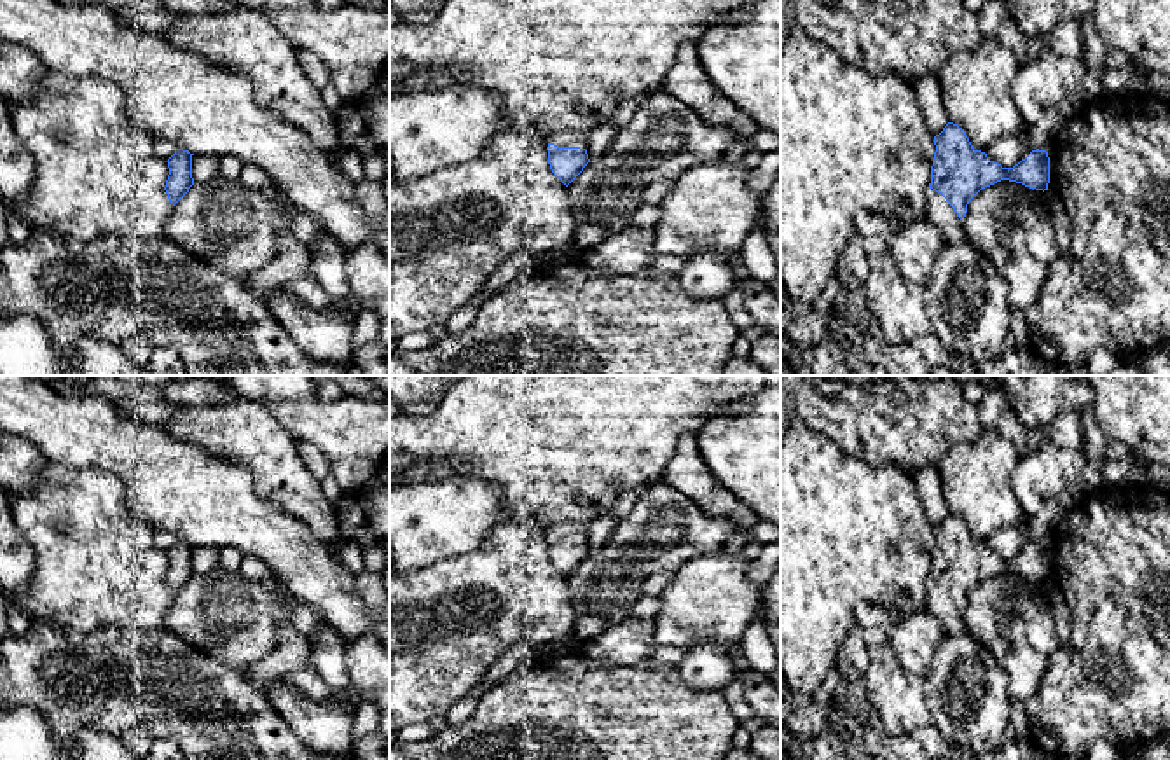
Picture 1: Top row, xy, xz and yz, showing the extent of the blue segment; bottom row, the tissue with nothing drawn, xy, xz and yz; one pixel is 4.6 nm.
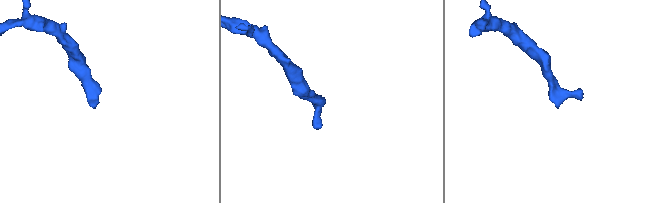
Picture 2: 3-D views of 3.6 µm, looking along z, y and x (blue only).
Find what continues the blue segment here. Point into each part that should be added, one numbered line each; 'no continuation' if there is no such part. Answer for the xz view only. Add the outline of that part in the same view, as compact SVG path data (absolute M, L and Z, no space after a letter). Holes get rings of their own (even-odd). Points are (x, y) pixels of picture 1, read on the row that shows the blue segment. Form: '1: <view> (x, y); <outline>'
1: xz (568, 138); M576 131L555 133L548 138L548 143L554 143L557 147L580 147L587 150L588 133L576 133Z

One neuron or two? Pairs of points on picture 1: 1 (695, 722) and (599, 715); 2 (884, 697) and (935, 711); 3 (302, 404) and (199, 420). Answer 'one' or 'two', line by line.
1: one
2: one
3: two

